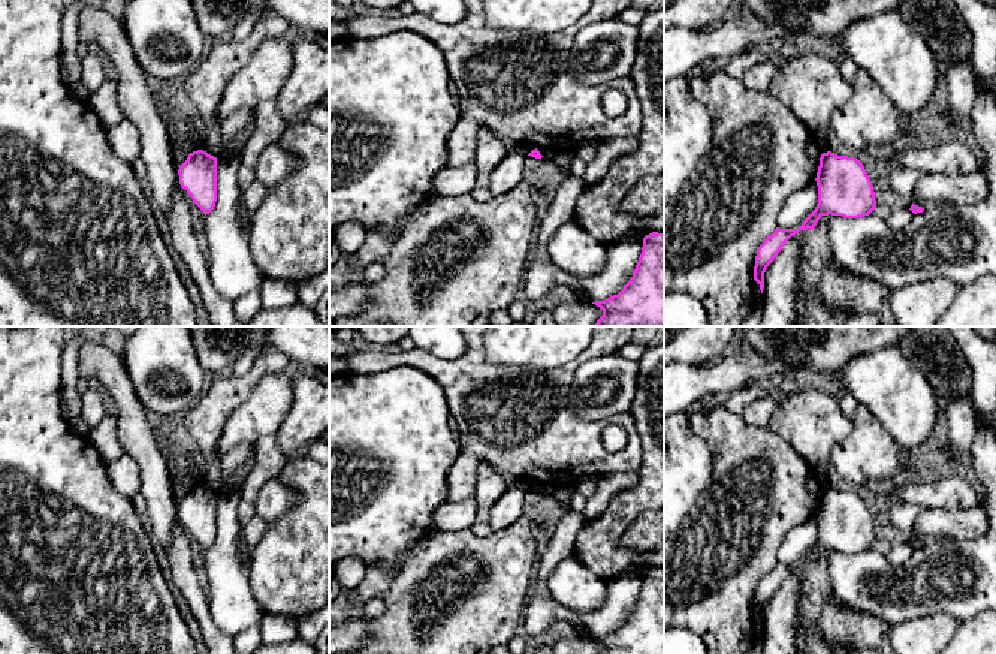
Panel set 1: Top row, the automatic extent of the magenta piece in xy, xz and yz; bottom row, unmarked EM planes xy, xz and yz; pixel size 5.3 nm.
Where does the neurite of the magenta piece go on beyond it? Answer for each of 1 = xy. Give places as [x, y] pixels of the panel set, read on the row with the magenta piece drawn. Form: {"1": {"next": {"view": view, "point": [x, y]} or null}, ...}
{"1": {"next": null}}

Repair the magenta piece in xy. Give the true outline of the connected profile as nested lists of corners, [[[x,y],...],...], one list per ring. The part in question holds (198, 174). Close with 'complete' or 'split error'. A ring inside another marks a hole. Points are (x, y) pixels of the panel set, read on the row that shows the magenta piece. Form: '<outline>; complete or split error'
[[[203,150],[193,151],[179,166],[178,175],[193,202],[205,216],[209,214],[217,202],[217,157]]]; complete

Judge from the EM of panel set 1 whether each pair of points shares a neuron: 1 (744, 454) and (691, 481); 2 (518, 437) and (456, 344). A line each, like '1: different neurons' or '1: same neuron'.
1: different neurons
2: different neurons

